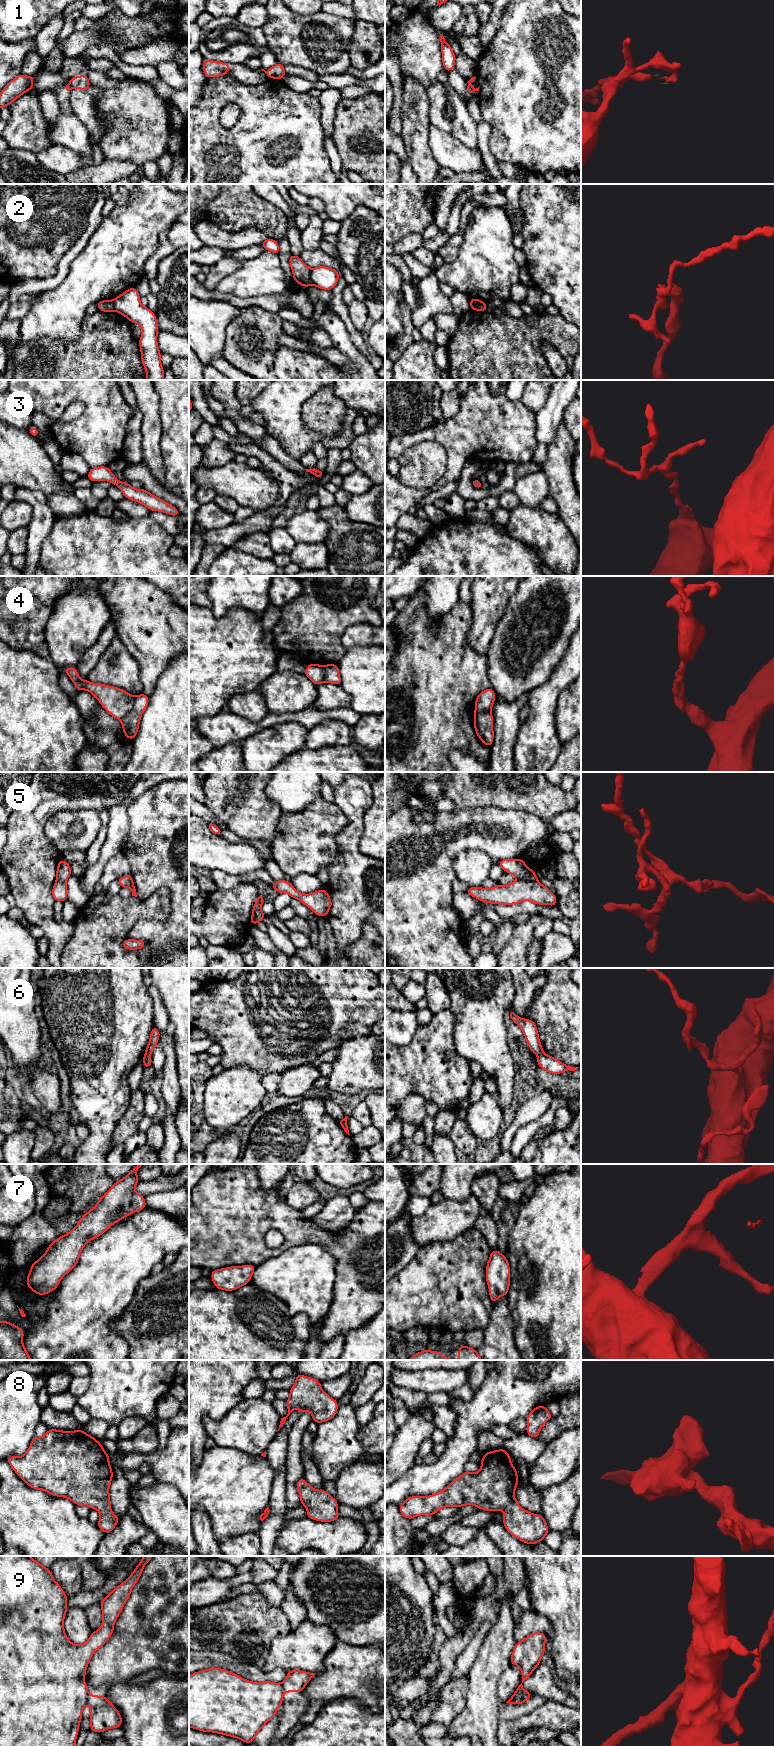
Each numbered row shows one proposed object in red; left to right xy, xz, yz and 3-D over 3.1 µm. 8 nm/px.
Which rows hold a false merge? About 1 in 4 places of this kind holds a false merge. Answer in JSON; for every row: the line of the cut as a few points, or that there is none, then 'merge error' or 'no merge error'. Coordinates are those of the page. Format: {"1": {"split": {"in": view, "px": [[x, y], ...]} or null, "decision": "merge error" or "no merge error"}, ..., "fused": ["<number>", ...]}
{"1": {"split": {"in": "xy", "px": [[69, 83], [72, 87]]}, "decision": "merge error"}, "2": {"split": {"in": "xz", "px": [[310, 269], [312, 284]]}, "decision": "merge error"}, "3": {"split": null, "decision": "no merge error"}, "4": {"split": {"in": "xy", "px": [[135, 697], [133, 708], [121, 720]]}, "decision": "merge error"}, "5": {"split": {"in": "xz", "px": [[261, 904], [255, 917], [256, 923]]}, "decision": "merge error"}, "6": {"split": {"in": "xy", "px": [[145, 1052], [150, 1054]]}, "decision": "merge error"}, "7": {"split": null, "decision": "no merge error"}, "8": {"split": null, "decision": "no merge error"}, "9": {"split": {"in": "xy", "px": [[88, 1694], [86, 1703]]}, "decision": "merge error"}, "fused": ["1", "2", "4", "5", "6", "9"]}

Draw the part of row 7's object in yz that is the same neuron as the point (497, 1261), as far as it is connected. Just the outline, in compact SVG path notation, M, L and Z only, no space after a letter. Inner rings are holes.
M498 1249L491 1251L486 1265L486 1281L493 1304L499 1297L507 1296L510 1287L510 1266L507 1257Z

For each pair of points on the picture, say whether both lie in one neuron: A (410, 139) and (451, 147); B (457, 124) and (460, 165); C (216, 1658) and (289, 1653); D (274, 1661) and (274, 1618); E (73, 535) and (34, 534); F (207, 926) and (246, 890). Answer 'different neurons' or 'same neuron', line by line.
A: different neurons
B: different neurons
C: different neurons
D: different neurons
E: different neurons
F: same neuron

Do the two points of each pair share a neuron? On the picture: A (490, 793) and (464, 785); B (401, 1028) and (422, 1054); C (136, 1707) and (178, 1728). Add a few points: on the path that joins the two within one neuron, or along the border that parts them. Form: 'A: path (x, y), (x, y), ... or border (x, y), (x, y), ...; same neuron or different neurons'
A: path (484, 787), (470, 785); same neuron
B: border (418, 1025), (413, 1038), (407, 1044), (395, 1045); different neurons
C: path (146, 1709), (161, 1719), (168, 1721); same neuron

